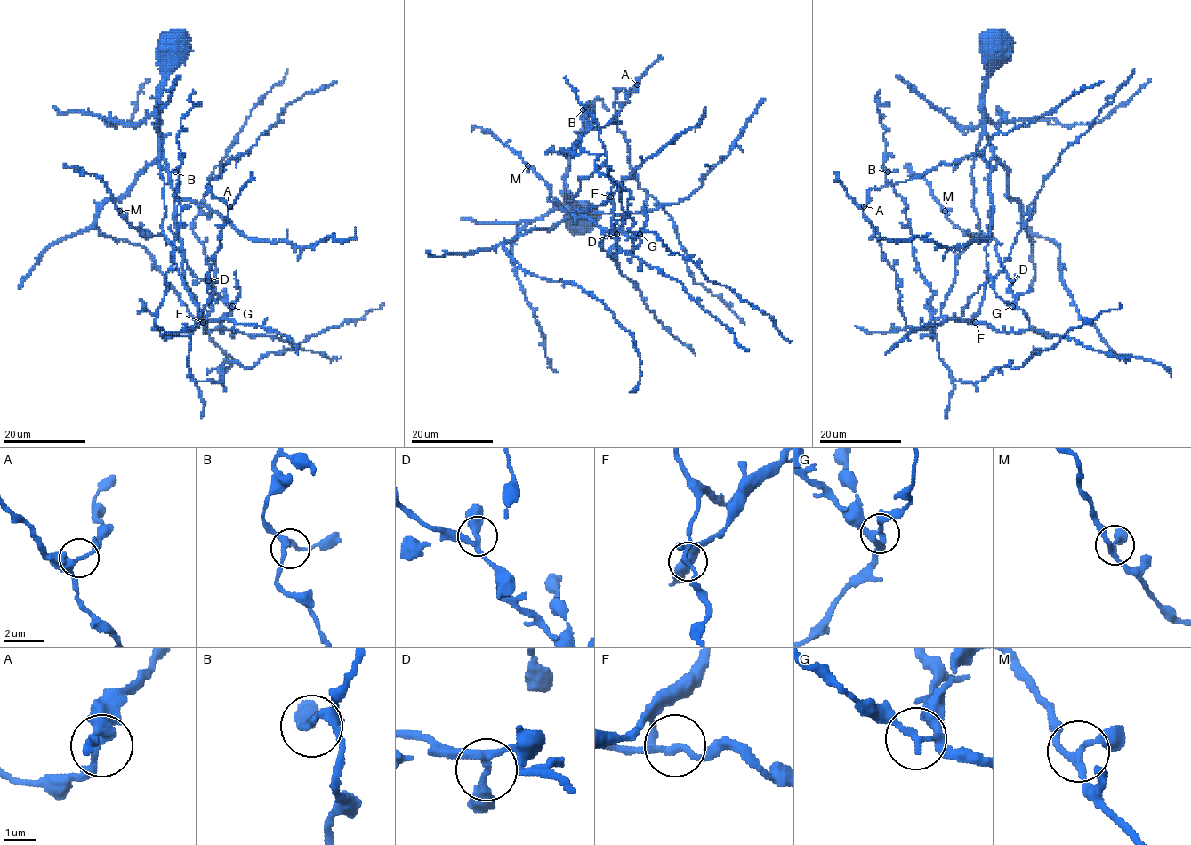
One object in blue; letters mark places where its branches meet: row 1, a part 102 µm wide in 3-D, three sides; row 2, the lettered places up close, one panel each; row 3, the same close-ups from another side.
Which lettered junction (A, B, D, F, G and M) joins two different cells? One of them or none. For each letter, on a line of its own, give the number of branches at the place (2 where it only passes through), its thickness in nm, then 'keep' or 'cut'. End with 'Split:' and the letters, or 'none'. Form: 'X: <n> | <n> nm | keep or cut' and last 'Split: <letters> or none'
A: 3 | 280 nm | keep
B: 3 | 200 nm | keep
D: 3 | 240 nm | keep
F: 3 | 190 nm | keep
G: 3 | 180 nm | cut
M: 3 | 220 nm | keep
Split: G

